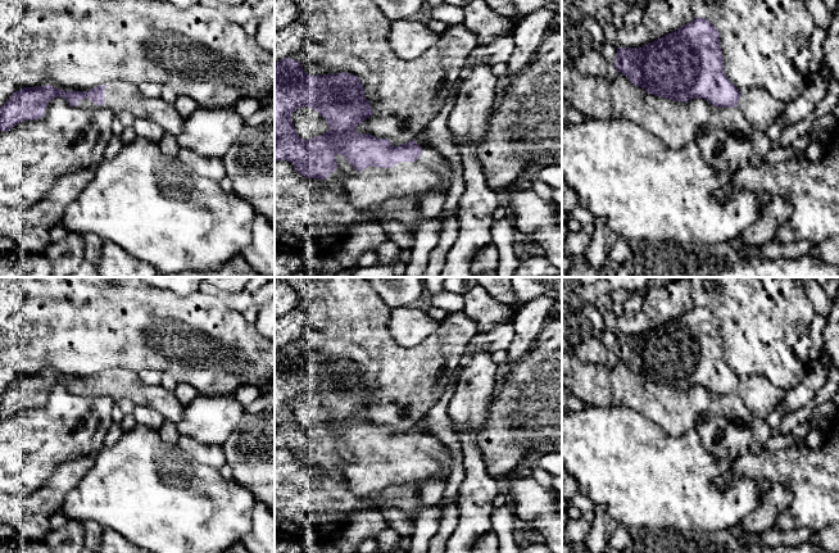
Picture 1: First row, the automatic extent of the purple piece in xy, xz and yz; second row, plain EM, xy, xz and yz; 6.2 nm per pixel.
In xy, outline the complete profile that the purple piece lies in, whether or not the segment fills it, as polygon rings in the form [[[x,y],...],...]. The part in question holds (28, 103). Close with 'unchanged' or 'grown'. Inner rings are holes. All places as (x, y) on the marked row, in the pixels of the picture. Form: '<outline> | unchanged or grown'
[[[51,85],[23,87],[0,106],[0,131],[9,131],[23,121],[42,118],[49,101],[54,98],[64,98],[73,106],[77,106],[82,99],[103,105],[106,86],[97,86],[89,91],[63,91]]] | unchanged

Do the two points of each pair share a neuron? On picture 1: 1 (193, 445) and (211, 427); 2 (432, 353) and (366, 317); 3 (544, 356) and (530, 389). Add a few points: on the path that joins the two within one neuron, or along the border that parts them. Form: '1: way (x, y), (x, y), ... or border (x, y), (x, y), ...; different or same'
1: border (180, 434), (189, 435), (203, 443), (221, 445); different
2: way (415, 354), (398, 354), (379, 335); same
3: way (544, 363), (544, 375), (538, 381); same

